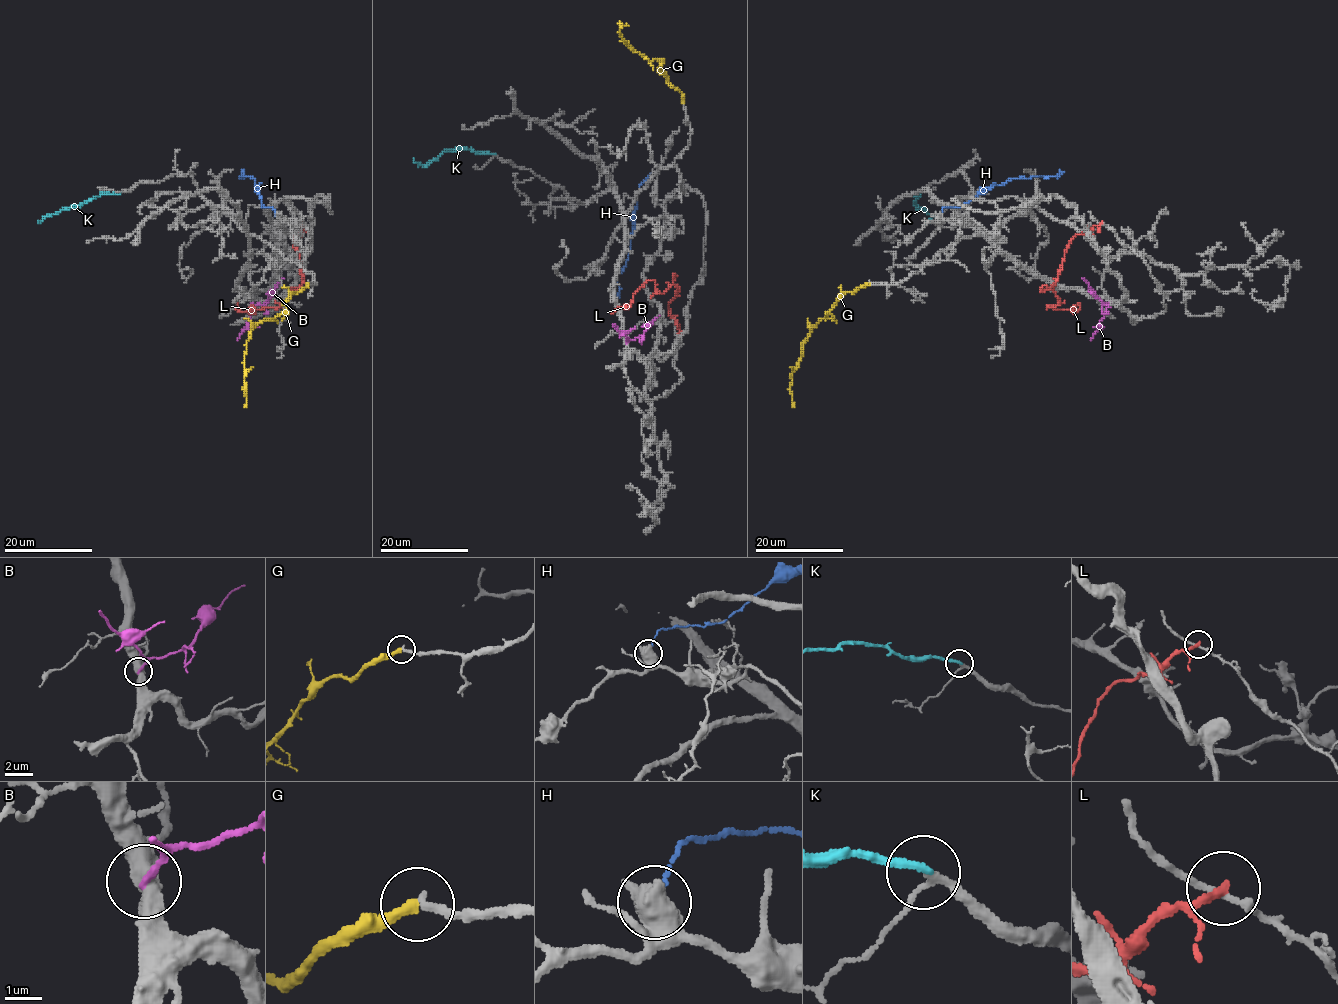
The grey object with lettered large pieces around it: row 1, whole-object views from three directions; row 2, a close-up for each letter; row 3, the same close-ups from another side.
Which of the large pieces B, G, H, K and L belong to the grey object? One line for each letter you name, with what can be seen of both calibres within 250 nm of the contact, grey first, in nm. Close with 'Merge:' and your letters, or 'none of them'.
G: Thickness 240 nm (grey) against 280 nm
K: Thickness 160 nm (grey) against 240 nm
Merge: G, K

